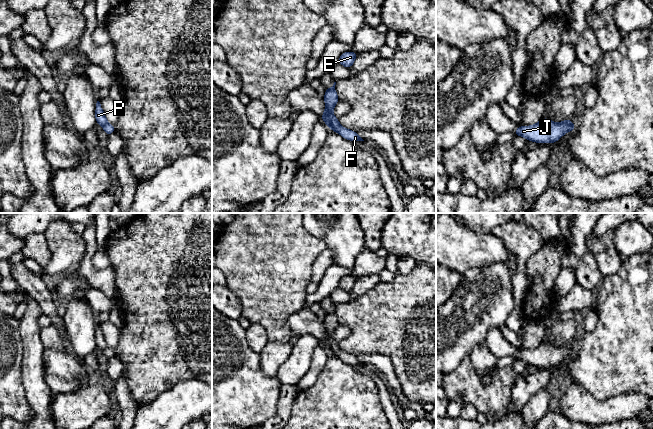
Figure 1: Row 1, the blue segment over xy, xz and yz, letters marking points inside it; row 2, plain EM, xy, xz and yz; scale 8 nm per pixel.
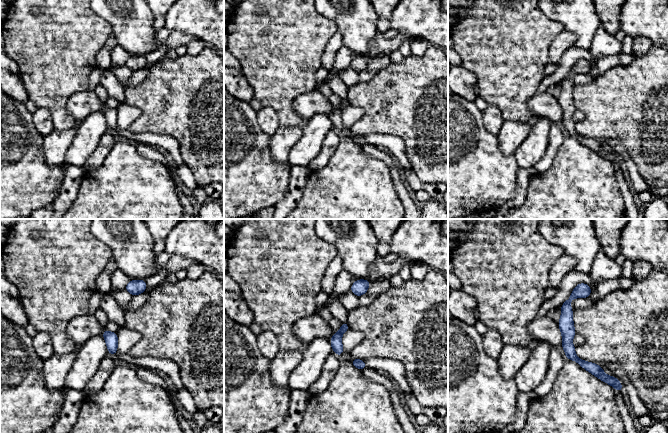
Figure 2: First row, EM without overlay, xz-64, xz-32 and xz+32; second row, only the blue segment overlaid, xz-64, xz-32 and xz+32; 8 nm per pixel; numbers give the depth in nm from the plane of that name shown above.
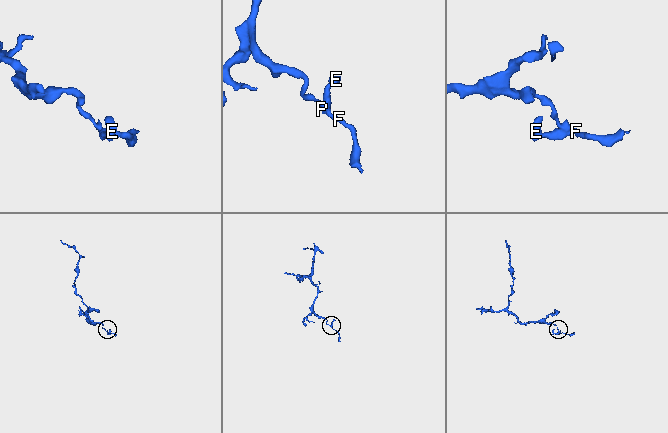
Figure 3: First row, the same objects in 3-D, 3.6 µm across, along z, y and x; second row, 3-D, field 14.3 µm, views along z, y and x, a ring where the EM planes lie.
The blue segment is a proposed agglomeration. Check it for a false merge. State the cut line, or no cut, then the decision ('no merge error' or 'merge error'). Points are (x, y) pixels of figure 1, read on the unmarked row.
cut xz (326, 330), (329, 349); merge error

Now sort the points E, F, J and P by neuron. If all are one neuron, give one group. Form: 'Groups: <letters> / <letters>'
Groups: E F J / P

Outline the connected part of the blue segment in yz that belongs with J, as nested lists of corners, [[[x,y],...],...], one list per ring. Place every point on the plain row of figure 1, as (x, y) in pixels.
[[[542,342],[532,350],[519,350],[513,357],[536,367],[555,367],[575,352],[576,348],[573,347],[555,347],[549,342]]]

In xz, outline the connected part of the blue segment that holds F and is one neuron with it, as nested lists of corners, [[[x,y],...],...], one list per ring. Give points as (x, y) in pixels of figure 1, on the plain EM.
[[[336,306],[330,312],[326,312],[324,326],[329,338],[329,352],[334,356],[340,358],[343,362],[352,366],[364,365],[355,355],[342,351],[339,344],[333,339],[333,332],[339,326],[337,316],[335,314]]]

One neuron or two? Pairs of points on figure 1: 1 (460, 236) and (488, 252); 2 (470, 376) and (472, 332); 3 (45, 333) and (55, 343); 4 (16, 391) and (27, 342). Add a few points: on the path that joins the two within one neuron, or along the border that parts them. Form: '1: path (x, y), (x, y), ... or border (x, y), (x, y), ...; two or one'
1: path (467, 243), (474, 250), (481, 250); one
2: border (469, 354), (452, 371); two
3: path (47, 335), (53, 341); one
4: border (22, 347), (21, 378), (25, 393); two

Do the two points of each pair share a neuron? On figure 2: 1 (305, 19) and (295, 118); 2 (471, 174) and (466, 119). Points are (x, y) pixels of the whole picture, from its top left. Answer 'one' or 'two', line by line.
1: one
2: one

